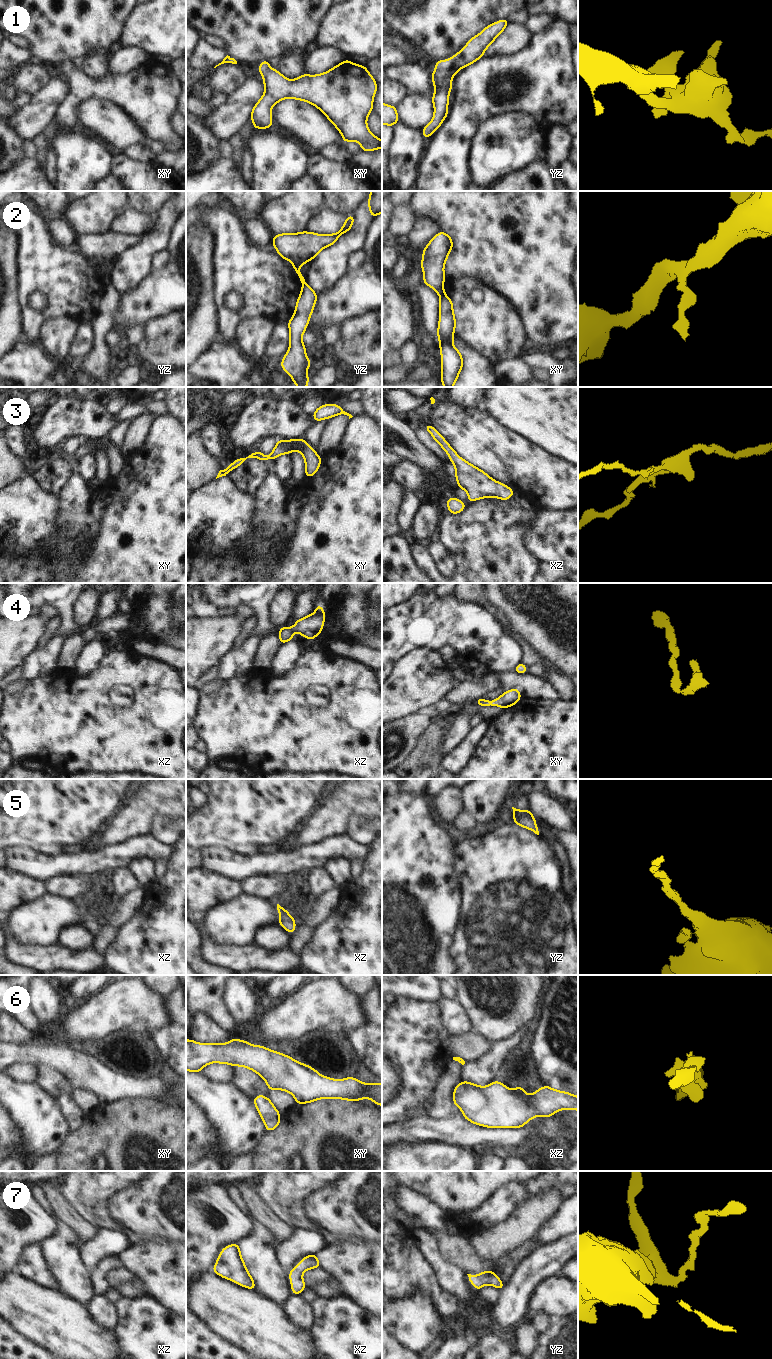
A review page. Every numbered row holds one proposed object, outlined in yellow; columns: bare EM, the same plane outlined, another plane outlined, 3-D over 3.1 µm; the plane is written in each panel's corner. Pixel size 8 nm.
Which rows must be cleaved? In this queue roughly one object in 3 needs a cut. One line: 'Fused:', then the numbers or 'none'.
Fused: none

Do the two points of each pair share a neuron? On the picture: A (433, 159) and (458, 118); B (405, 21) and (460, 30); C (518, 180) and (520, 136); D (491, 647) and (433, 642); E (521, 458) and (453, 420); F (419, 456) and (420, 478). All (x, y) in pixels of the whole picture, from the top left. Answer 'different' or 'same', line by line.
A: same
B: same
C: different
D: same
E: same
F: different

